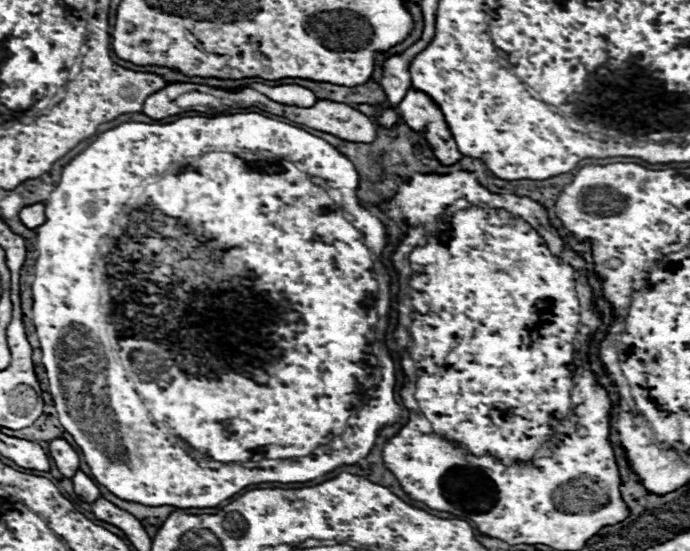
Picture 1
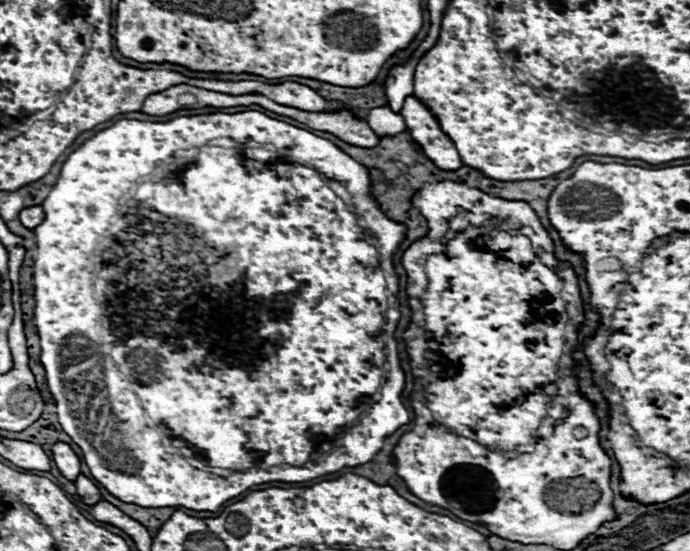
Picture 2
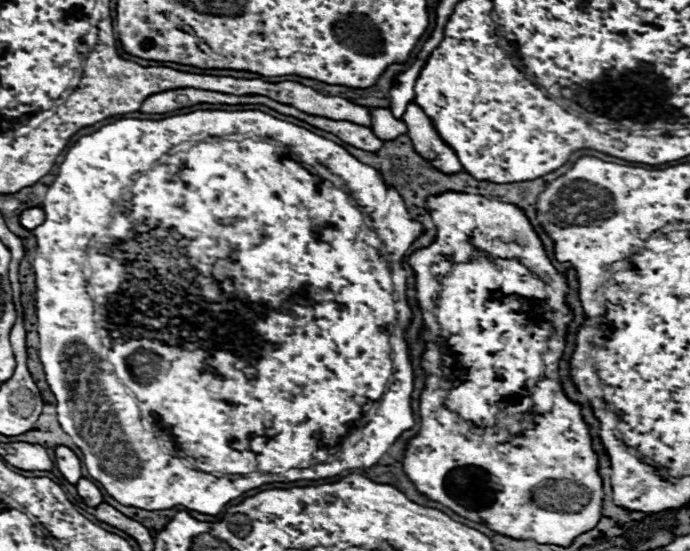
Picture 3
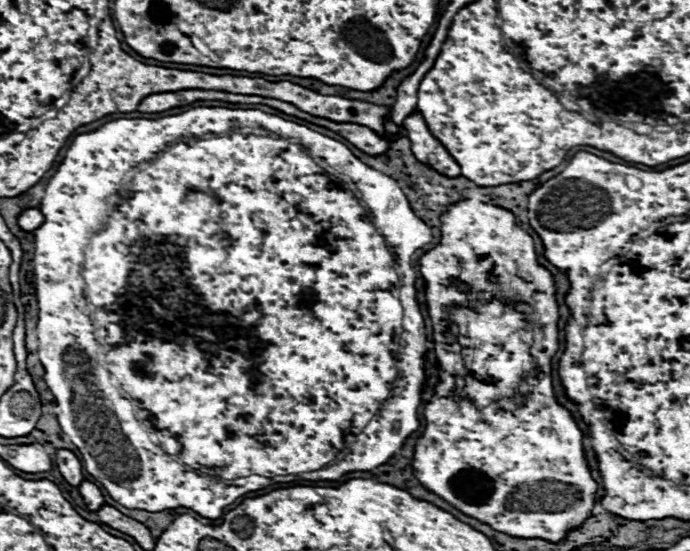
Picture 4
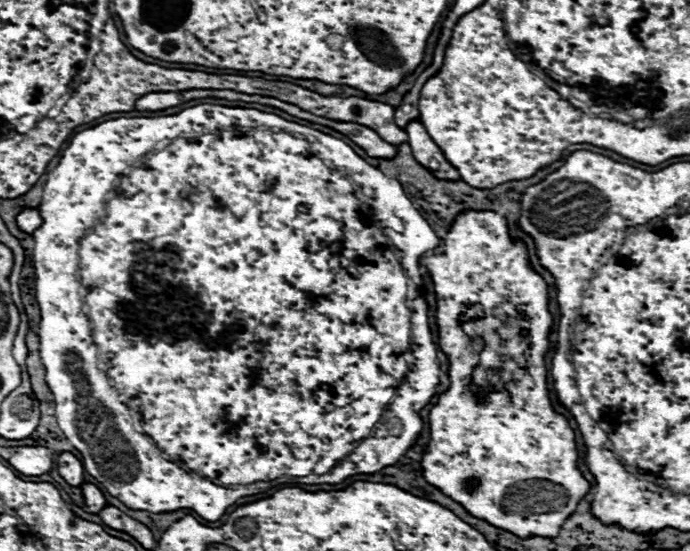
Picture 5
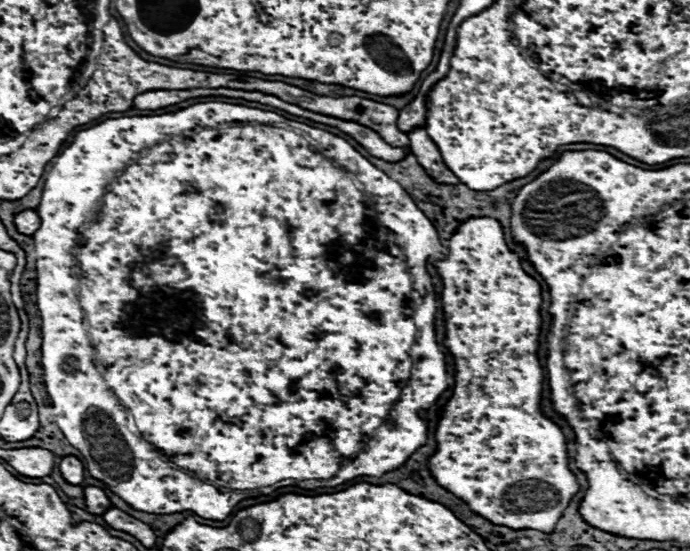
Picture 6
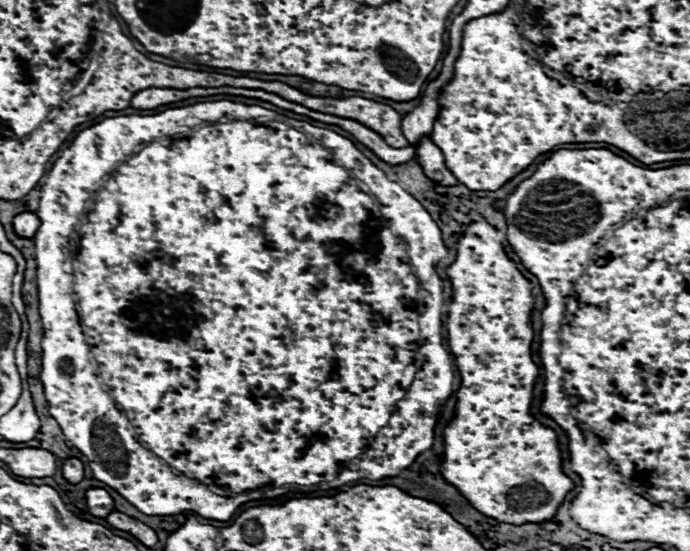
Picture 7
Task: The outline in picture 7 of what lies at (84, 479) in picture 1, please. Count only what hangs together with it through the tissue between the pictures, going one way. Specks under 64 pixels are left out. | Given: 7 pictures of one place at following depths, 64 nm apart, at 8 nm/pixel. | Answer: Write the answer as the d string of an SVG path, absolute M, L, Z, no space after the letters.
M90 488L86 492L86 506L88 512L98 518L106 518L110 512L116 510L112 496L104 488Z

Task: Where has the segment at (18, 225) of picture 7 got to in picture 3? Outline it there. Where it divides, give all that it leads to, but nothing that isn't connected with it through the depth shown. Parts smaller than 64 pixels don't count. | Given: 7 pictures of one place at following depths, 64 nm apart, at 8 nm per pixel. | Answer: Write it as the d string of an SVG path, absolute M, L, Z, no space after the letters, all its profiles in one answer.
M28 208L20 214L20 226L26 230L34 230L44 222L44 210L42 208Z

